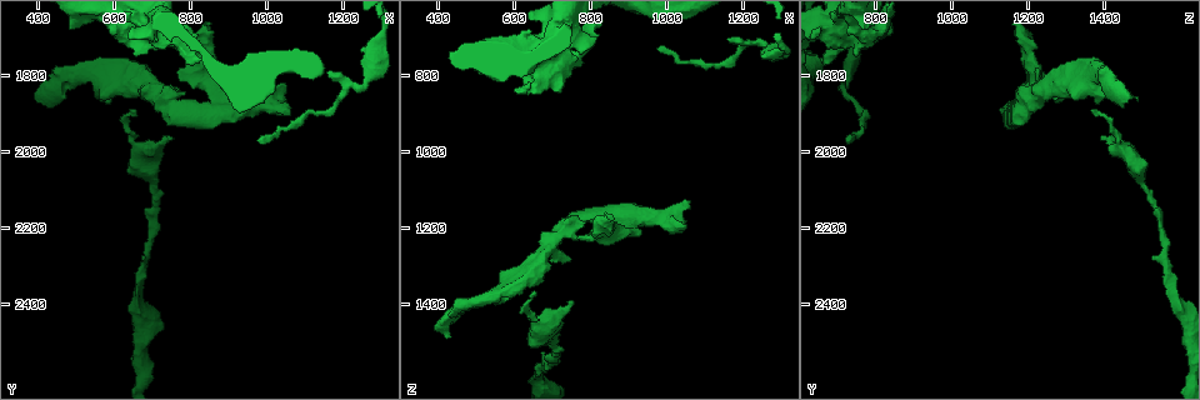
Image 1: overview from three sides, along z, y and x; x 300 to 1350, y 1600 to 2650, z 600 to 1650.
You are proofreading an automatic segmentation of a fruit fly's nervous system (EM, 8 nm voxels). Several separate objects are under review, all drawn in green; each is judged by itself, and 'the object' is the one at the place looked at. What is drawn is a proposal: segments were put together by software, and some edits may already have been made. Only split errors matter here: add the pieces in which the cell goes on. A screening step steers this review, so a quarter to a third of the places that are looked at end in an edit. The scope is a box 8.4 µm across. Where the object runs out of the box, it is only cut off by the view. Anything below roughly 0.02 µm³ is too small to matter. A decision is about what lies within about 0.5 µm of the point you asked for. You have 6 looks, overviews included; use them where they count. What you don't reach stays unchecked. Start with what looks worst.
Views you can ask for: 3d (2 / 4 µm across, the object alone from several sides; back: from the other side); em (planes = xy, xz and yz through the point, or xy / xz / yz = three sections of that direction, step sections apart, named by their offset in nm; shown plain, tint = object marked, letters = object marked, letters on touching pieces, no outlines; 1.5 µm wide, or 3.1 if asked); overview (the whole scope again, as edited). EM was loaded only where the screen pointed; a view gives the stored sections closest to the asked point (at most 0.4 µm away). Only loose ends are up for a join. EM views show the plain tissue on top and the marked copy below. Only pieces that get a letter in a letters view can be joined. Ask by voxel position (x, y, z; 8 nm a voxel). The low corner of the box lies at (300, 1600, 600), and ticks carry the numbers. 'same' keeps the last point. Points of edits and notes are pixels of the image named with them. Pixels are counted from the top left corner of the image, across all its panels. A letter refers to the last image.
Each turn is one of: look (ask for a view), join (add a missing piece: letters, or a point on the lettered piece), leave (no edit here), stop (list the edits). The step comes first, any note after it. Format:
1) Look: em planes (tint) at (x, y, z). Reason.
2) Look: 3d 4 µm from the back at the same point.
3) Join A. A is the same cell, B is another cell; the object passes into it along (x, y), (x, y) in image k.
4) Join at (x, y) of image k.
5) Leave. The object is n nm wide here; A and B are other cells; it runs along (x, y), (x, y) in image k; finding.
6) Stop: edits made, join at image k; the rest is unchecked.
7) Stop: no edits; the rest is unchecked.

Look: em planes (letters) at (605, 1685, 720). An open end.

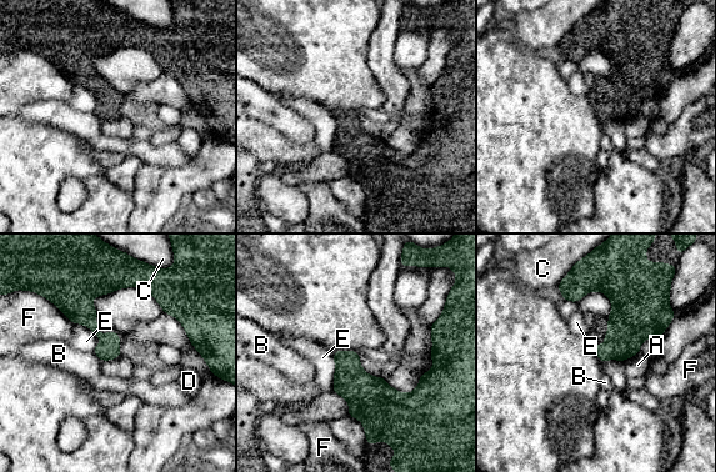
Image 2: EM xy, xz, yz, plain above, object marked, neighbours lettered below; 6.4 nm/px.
Leave. The longest contact is with E, 260 nm; A, B, C, D, E and F are other cells; it runs along (110, 280), (88, 299), (103, 357) in image 2; no lettered piece goes on from it.

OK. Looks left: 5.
Look: em planes (letters) at (695, 1785, 1295). An open end.

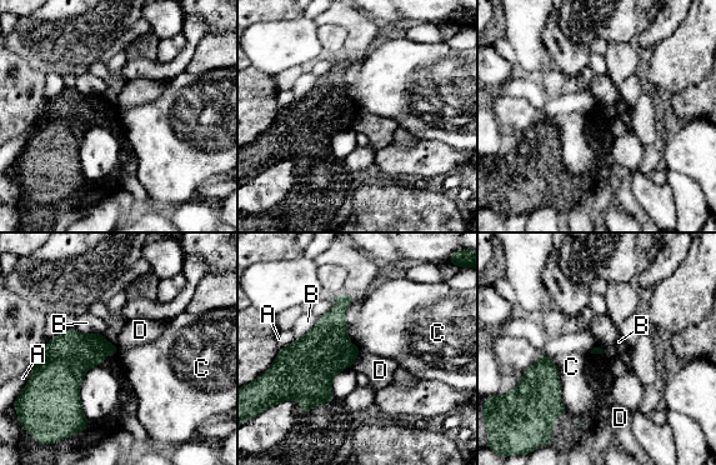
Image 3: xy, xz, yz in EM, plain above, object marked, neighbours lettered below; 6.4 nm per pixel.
Leave. A, B, C and D are other cells; a border runs along (550, 358), (557, 369), (561, 388) in image 3; none of them fits.

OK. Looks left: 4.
Look: 3d 4 µm at (1155, 1790, 705). An open end.

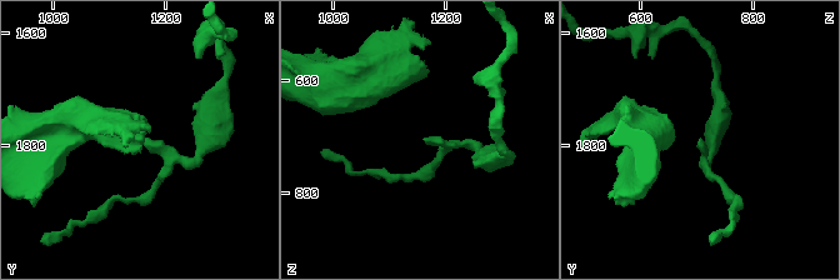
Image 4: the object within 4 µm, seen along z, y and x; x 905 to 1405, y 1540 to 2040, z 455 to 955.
Look: em planes (letters) at (1160, 1795, 705).

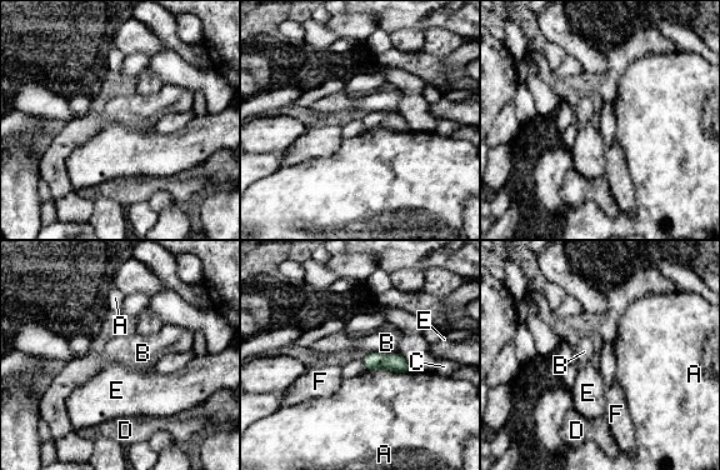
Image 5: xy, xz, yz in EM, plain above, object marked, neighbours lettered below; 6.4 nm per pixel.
Leave. The object is 110 nm wide here; A, B, C, D, E and F are other cells; a border runs along (398, 351), (366, 353), (364, 355) in image 5; none of them fits.

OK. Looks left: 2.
Stop: no edits; the rest is unchecked.

